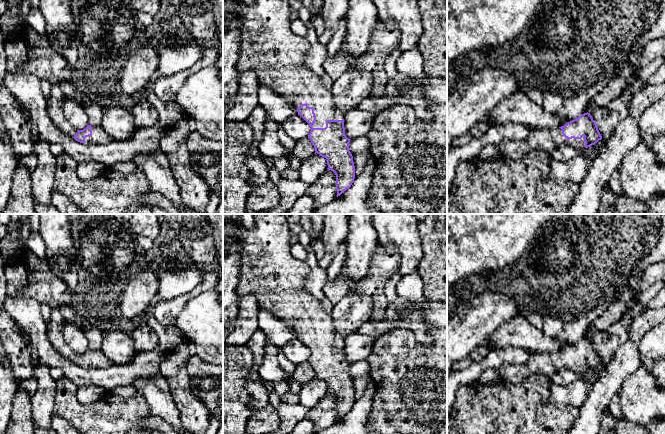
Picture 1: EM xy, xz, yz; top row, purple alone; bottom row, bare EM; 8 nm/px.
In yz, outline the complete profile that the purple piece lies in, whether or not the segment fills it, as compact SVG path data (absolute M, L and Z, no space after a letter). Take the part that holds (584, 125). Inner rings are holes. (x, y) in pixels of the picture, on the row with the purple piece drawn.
M587 112L553 130L532 129L525 141L502 139L499 148L502 156L517 160L534 150L542 150L551 154L564 144L568 144L584 153L586 148L595 145L601 139L602 136L596 122Z

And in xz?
M242 0L223 1L223 19L228 12L237 12L241 22L241 43L239 59L236 65L238 73L253 71L257 74L260 84L270 87L275 93L282 96L296 106L300 115L311 127L308 135L315 153L327 159L329 170L336 175L337 197L349 189L355 179L353 156L349 151L349 138L345 135L345 115L334 109L331 90L327 89L321 78L304 64L304 58L311 44L306 37L294 34L291 30L290 11L293 6L288 0L253 0L251 4Z

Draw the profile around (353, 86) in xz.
M355 67L347 69L338 79L333 81L331 94L334 109L344 115L366 98L370 98L373 86L371 74L357 70Z

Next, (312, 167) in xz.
M314 152L302 160L299 168L299 179L311 185L327 171L327 168L327 159Z

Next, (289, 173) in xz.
M290 167L285 170L280 171L281 178L286 178L288 180L298 180L299 179L299 170L294 170Z

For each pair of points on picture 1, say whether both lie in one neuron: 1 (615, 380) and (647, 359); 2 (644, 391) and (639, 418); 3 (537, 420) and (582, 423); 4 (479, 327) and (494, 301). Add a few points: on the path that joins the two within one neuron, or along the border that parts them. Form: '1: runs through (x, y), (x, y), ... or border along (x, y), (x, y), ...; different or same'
1: border along (641, 339), (639, 345), (640, 365); different
2: runs through (641, 398), (640, 411); same
3: border along (579, 409), (579, 415), (573, 423); different
4: runs through (479, 321), (491, 307); same

